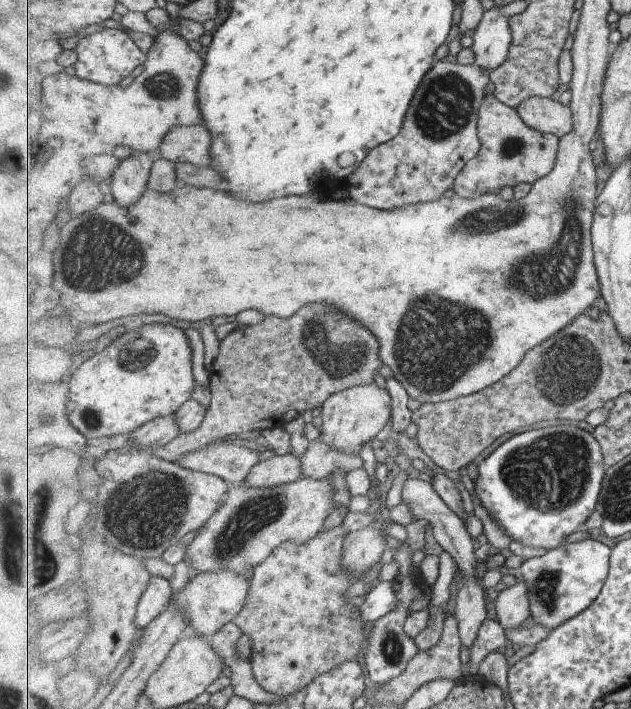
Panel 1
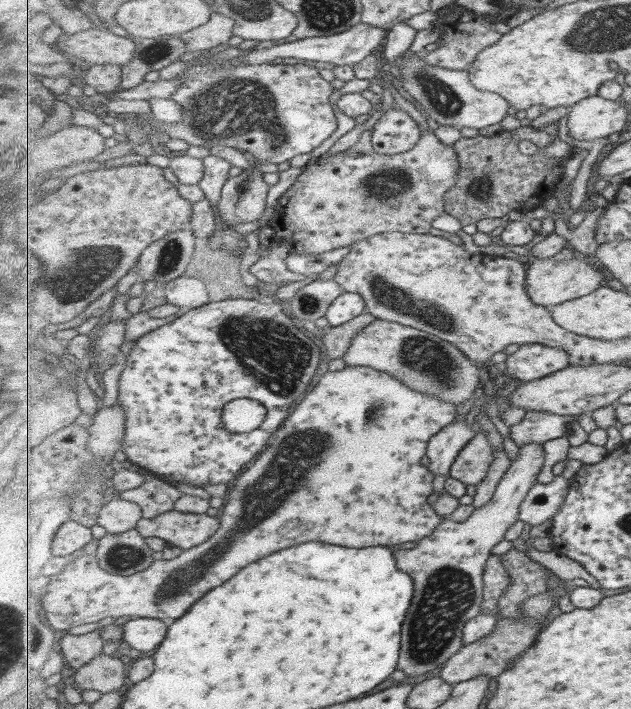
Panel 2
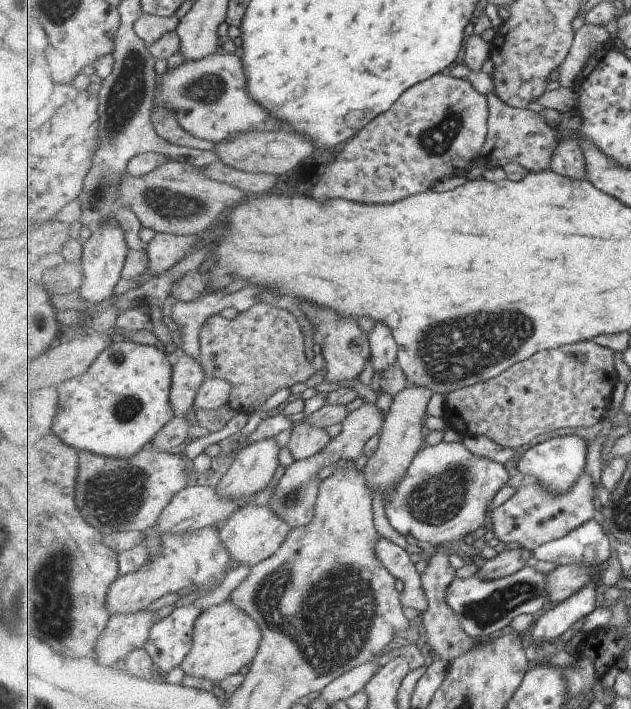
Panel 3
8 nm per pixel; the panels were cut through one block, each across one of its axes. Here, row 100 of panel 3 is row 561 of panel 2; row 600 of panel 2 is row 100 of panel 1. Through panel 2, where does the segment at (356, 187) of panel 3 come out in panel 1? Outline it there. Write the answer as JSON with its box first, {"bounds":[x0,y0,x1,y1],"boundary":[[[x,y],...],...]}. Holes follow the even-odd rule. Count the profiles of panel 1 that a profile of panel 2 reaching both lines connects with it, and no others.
{"bounds":[347,61,489,211],"boundary":[[[437,61],[417,90],[417,96],[413,98],[413,108],[409,110],[405,128],[393,140],[373,149],[362,165],[347,178],[349,199],[376,209],[392,211],[407,205],[432,203],[439,200],[447,190],[453,189],[457,175],[470,160],[480,155],[482,144],[478,118],[489,81],[489,73],[475,64]]]}

